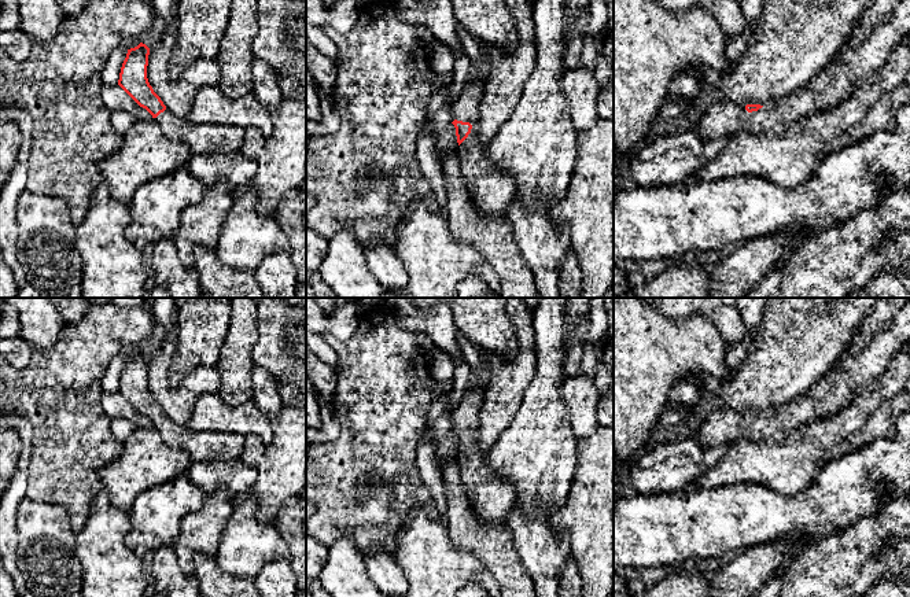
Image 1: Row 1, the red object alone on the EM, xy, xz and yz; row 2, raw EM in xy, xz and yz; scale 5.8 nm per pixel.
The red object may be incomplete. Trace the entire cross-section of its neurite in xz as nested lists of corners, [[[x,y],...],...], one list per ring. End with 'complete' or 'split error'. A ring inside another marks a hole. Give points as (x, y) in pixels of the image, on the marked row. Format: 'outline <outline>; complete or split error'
outline [[[474,73],[449,110],[454,117],[460,166],[474,203],[483,215],[506,215],[515,196],[513,178],[487,156],[487,145],[479,140],[479,104],[485,93],[485,73]]]; split error

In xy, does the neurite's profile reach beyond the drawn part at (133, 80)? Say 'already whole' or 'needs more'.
needs more

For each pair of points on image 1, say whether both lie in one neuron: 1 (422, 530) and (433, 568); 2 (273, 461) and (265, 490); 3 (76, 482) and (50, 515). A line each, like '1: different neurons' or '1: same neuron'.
1: same neuron
2: same neuron
3: different neurons

